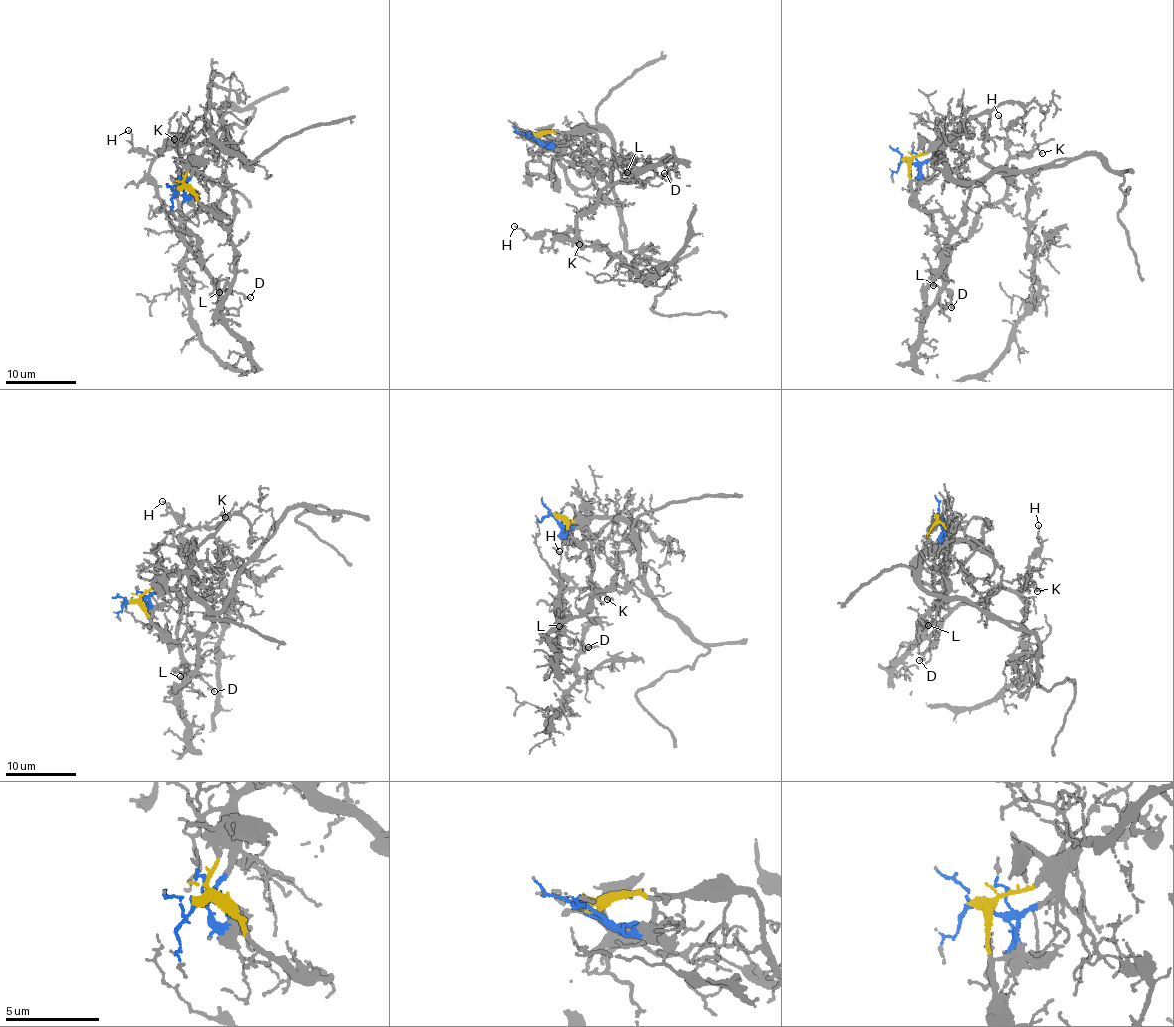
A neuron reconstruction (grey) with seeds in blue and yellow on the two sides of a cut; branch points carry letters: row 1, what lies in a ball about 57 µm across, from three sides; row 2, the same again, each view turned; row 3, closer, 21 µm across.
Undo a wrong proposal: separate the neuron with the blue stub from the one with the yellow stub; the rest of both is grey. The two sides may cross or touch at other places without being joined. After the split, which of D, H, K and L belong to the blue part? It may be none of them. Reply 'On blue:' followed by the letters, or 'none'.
On blue: none

